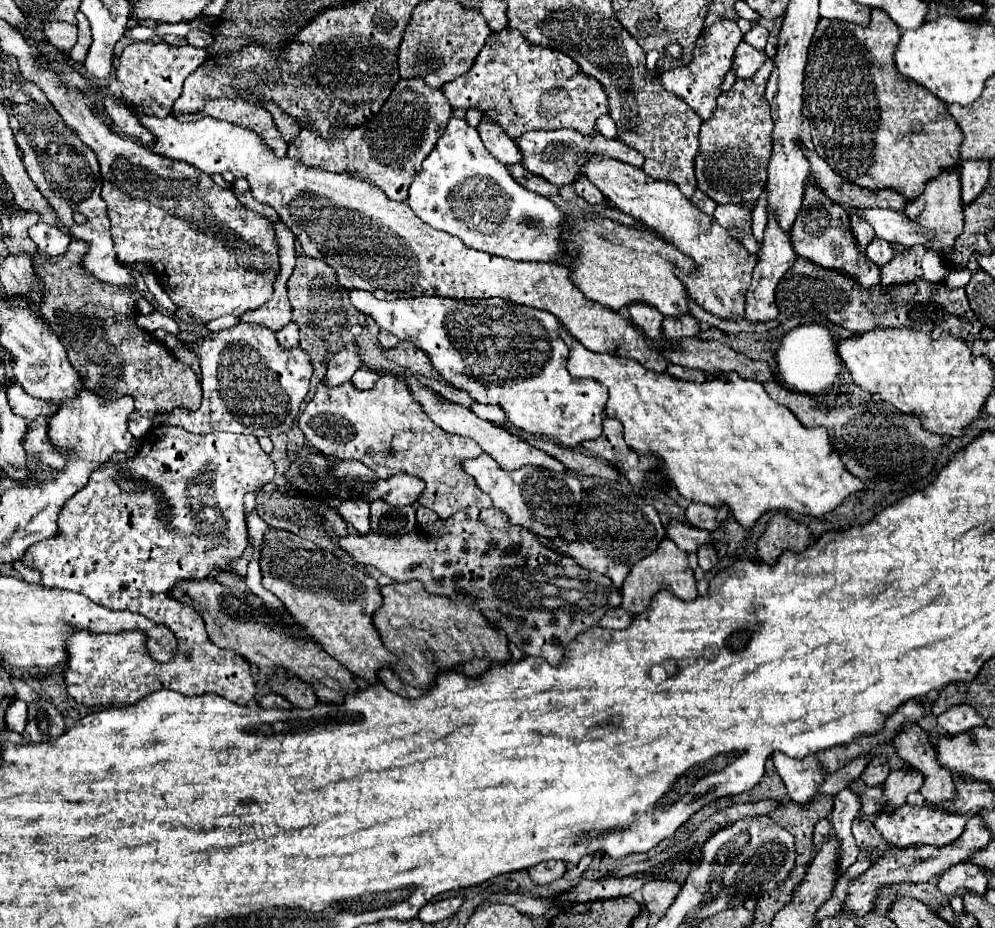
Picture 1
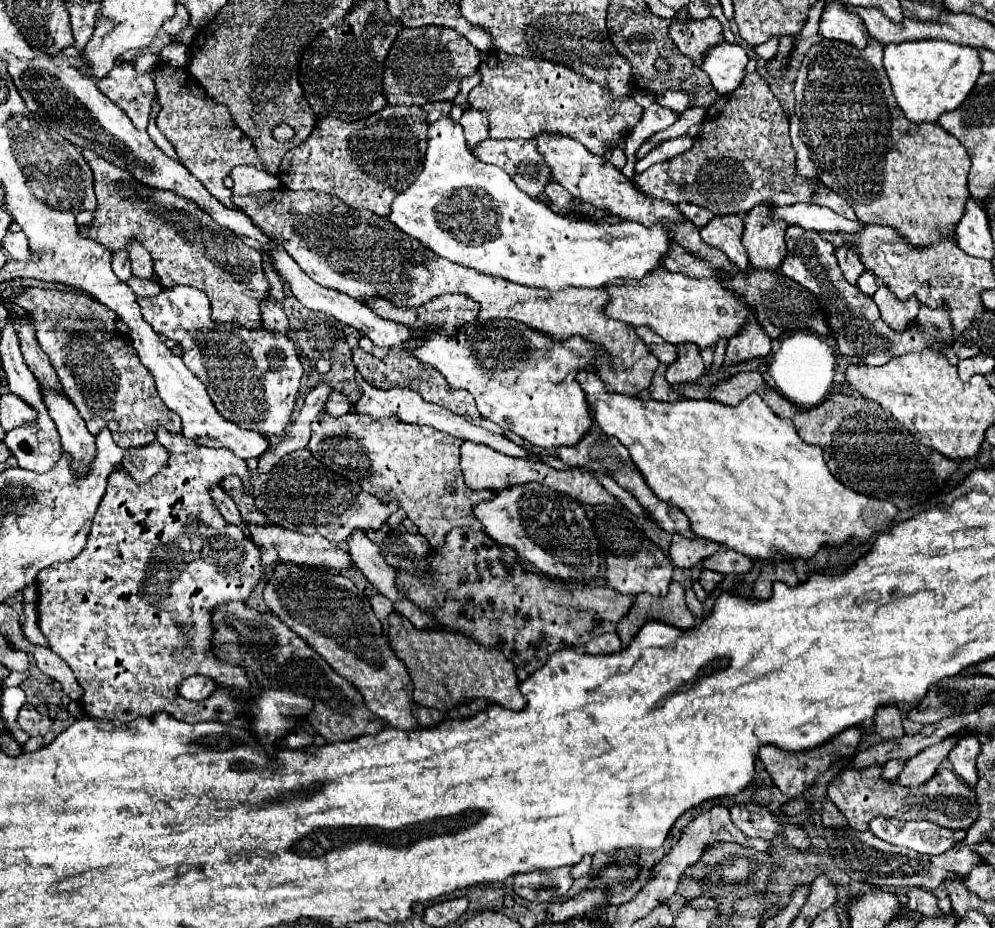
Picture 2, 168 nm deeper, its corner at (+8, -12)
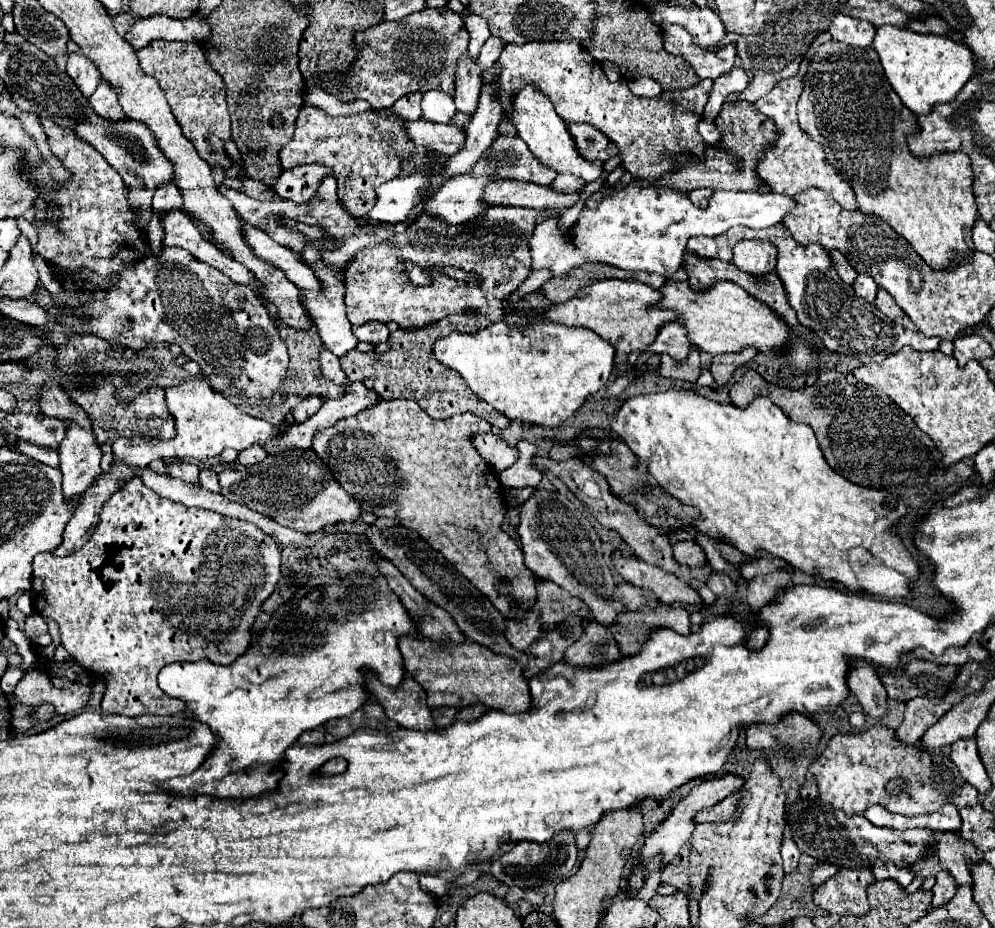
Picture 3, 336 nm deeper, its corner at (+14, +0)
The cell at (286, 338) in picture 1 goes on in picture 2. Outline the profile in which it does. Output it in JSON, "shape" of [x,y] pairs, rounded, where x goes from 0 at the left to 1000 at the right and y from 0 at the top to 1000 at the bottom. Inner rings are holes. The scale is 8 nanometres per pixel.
{"shape":[[[266,322],[262,327],[262,335],[264,335],[264,352],[266,355],[272,355],[272,359],[290,361],[290,348],[288,348],[288,342],[286,342],[282,329],[276,329],[270,322]]]}

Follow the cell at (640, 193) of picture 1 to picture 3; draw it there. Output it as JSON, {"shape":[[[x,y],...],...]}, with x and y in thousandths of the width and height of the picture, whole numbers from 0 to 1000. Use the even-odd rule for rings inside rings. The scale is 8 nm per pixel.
{"shape":[[[526,92],[526,96],[522,96],[516,102],[516,117],[514,117],[514,130],[520,139],[520,145],[532,156],[534,165],[552,182],[556,182],[558,186],[574,186],[580,191],[586,191],[588,197],[598,195],[604,186],[606,186],[606,176],[604,173],[590,173],[586,171],[580,161],[578,161],[578,152],[570,141],[568,130],[558,122],[558,115],[554,113],[552,105],[548,105],[538,92]]]}

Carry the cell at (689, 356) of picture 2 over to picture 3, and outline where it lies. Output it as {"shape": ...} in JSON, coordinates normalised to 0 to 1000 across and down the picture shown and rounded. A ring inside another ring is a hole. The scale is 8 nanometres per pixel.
{"shape":[[[698,376],[688,389],[664,389],[662,391],[662,402],[666,406],[672,406],[672,408],[684,408],[684,411],[698,413],[703,402],[705,402],[703,378]]]}

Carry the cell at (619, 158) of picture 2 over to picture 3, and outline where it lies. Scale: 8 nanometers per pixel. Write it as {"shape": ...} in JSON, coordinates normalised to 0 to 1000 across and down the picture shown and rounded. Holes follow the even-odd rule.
{"shape":[[[576,135],[574,137],[576,152],[580,152],[580,163],[586,169],[592,169],[592,173],[604,173],[608,176],[614,169],[620,169],[620,156],[612,148],[608,148],[602,139],[596,139],[594,135]]]}

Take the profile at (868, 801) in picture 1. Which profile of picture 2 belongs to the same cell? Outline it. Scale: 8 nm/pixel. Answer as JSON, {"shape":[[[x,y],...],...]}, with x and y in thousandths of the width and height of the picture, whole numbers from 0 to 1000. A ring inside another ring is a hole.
{"shape":[[[877,824],[871,829],[847,829],[835,844],[833,844],[833,861],[837,867],[851,880],[853,891],[861,895],[871,895],[873,885],[879,880],[899,880],[899,883],[932,883],[946,891],[954,893],[974,893],[976,887],[982,883],[982,865],[974,855],[968,855],[970,850],[968,842],[958,842],[960,850],[952,852],[948,857],[948,839],[964,839],[956,829],[946,829],[934,839],[930,846],[924,848],[906,848],[899,842],[887,842],[885,837],[885,824]]]}

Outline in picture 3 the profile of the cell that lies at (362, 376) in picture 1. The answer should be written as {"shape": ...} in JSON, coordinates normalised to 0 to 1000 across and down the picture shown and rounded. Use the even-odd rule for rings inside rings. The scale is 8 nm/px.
{"shape":[[[315,428],[305,430],[305,432],[294,441],[294,452],[296,452],[296,456],[305,456],[305,454],[311,452],[313,447],[317,447],[323,436],[325,436],[325,434],[323,434],[319,428],[317,428],[317,432],[315,432]]]}

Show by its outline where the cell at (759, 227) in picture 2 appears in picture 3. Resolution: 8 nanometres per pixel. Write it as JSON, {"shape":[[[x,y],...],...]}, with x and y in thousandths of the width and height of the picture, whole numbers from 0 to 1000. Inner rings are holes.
{"shape":[[[743,260],[737,266],[735,283],[753,294],[753,296],[769,296],[779,290],[781,266],[773,260]]]}

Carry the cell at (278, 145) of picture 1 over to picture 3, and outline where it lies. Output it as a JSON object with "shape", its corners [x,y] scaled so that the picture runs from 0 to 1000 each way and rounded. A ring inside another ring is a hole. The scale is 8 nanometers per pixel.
{"shape":[[[156,42],[148,51],[140,53],[138,61],[140,61],[140,68],[146,74],[146,79],[152,79],[160,87],[160,94],[164,96],[164,100],[166,100],[172,117],[174,117],[174,124],[176,124],[180,137],[184,139],[184,145],[196,156],[198,165],[202,165],[202,169],[216,184],[232,180],[232,173],[224,161],[224,152],[232,150],[232,128],[230,128],[228,109],[226,109],[226,89],[220,83],[220,79],[214,77],[210,72],[210,68],[206,66],[206,55],[202,53],[202,48],[200,46],[174,46],[174,44]]]}

